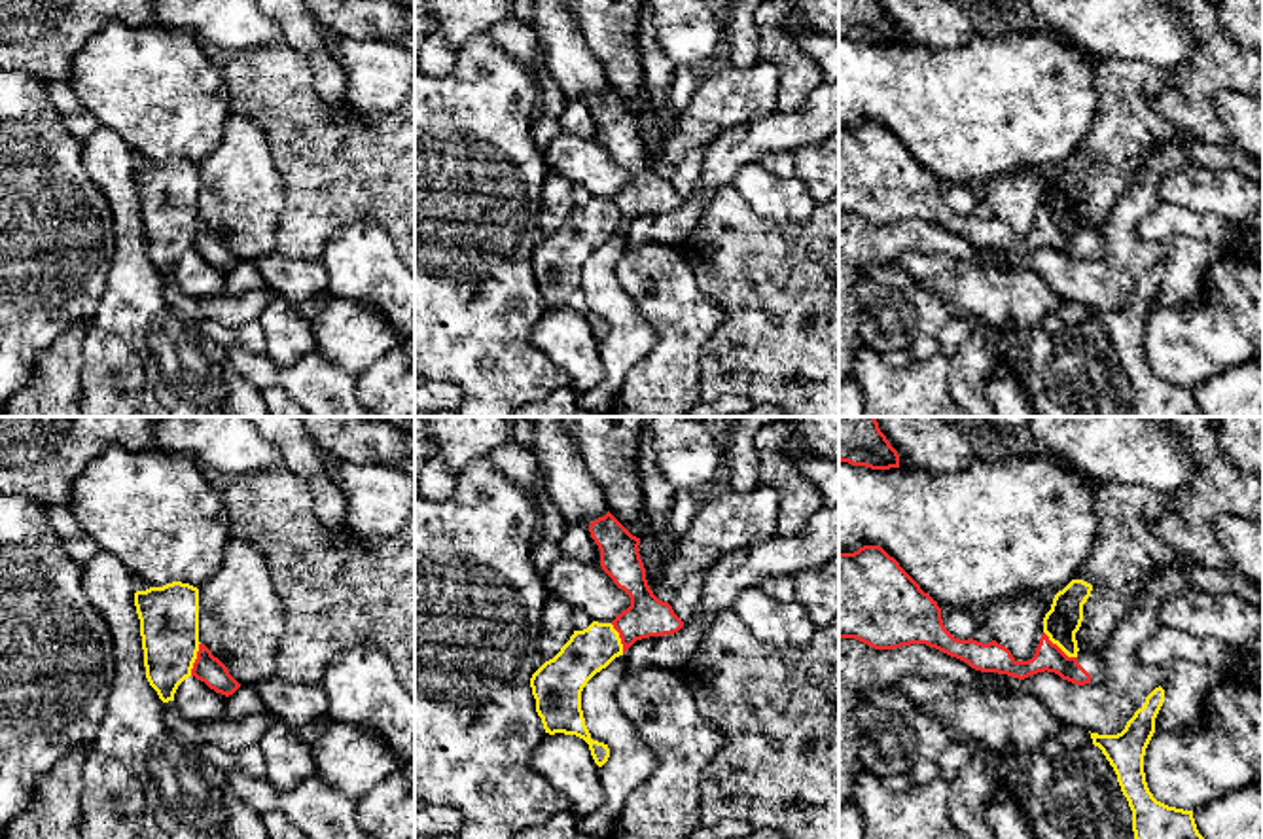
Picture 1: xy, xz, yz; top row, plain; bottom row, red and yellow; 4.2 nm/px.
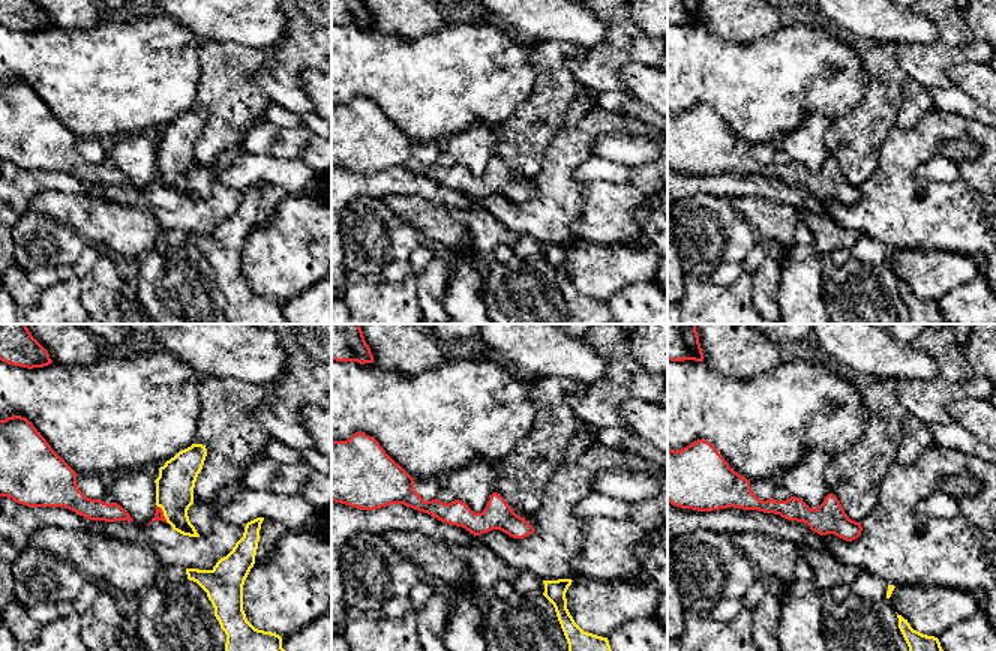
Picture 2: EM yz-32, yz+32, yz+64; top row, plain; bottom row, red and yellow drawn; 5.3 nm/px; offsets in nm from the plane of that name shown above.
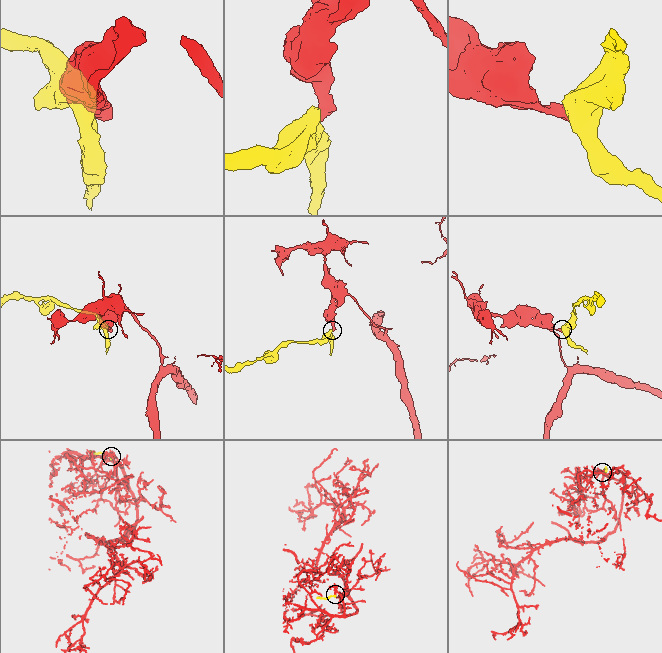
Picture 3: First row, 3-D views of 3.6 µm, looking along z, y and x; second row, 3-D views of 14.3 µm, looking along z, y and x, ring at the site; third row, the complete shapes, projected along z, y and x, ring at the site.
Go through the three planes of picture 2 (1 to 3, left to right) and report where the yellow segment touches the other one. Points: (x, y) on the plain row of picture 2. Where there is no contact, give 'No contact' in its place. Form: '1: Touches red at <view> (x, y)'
1: Touches red at yz-32 (162, 177)
2: No contact
3: No contact

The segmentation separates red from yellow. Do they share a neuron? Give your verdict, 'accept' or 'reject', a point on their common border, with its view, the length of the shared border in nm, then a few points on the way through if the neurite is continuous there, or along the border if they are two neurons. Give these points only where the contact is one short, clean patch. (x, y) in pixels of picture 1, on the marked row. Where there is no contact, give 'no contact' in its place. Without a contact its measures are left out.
reject; meets red in yz at (1057, 646); contact 180 nm long; border along yz (1044, 631), (1068, 656), (1076, 658)

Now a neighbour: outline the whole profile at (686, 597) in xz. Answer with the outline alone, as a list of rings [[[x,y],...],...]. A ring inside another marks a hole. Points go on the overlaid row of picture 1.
[[[691,574],[676,591],[674,598],[670,600],[670,606],[674,614],[682,619],[687,621],[701,597],[703,597],[703,585],[704,585],[706,574]]]

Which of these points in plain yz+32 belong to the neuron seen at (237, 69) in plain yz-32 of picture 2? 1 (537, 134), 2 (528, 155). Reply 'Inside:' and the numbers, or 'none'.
Inside: 1, 2

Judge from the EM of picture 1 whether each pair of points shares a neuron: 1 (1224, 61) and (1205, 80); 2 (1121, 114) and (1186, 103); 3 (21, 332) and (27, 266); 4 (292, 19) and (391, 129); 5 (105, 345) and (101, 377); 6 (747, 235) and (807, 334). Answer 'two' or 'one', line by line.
1: one
2: two
3: one
4: two
5: one
6: one

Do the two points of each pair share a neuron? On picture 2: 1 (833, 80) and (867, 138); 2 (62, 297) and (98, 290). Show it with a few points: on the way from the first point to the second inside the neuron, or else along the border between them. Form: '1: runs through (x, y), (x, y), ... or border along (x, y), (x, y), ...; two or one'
1: border along (866, 77), (863, 95), (831, 122); two
2: border along (80, 281), (80, 302), (84, 308); two

